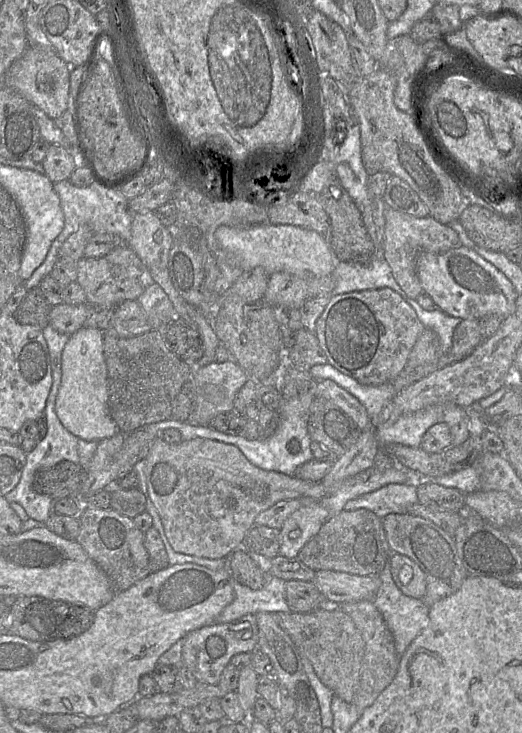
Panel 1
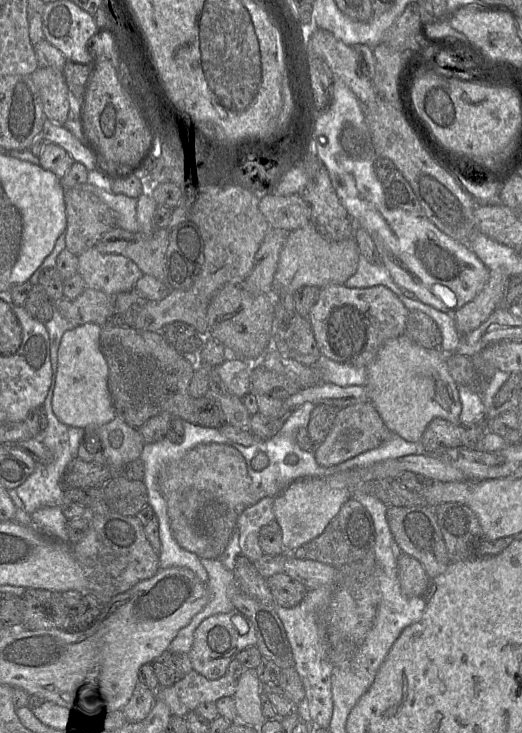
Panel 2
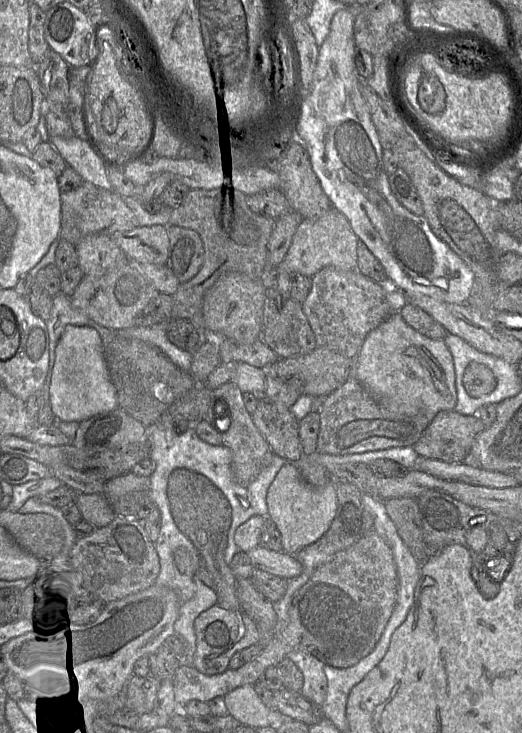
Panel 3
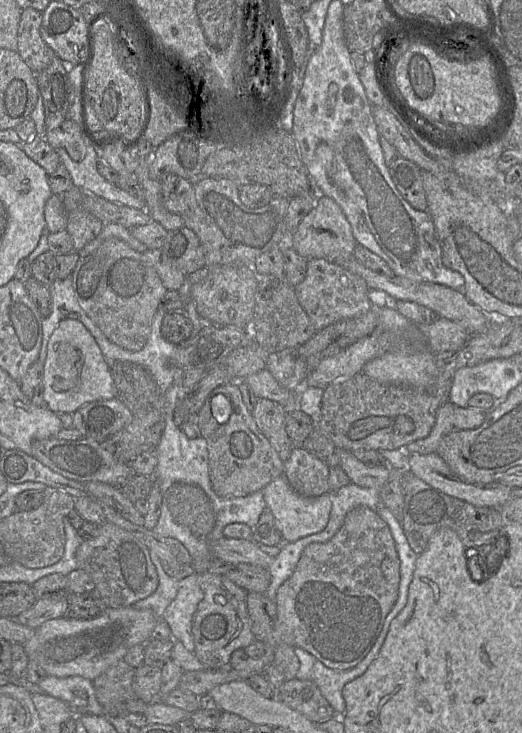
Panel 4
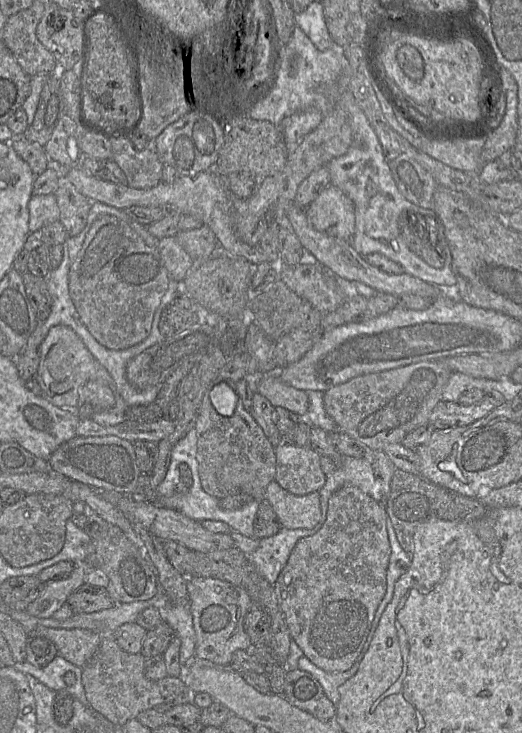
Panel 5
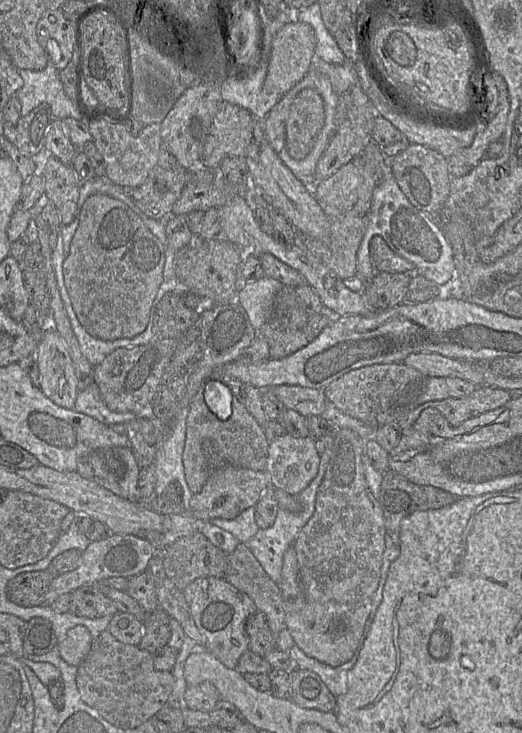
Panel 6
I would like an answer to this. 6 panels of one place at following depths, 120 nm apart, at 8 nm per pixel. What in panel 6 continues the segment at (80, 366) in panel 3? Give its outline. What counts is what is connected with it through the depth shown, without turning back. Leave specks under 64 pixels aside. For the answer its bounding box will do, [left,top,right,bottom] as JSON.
[34,327,78,409]

